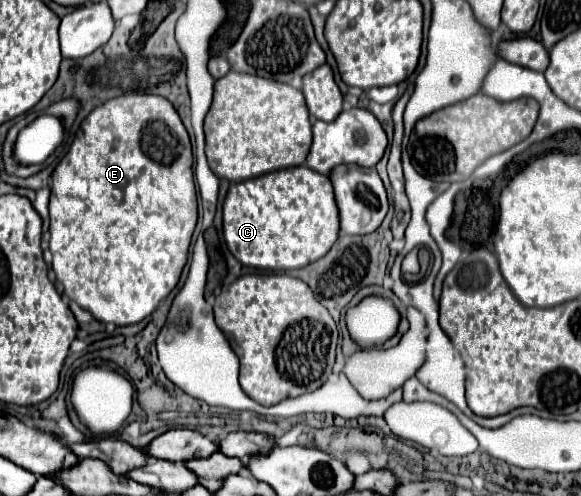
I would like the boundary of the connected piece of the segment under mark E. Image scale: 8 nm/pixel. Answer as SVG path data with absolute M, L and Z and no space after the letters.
M123 94L123 96L111 98L109 102L89 112L89 116L81 122L69 152L63 156L63 160L57 164L51 176L51 200L49 200L49 234L51 234L49 250L53 254L51 268L55 272L57 282L63 284L67 298L77 302L83 310L91 312L93 318L99 322L113 322L117 326L141 322L177 286L181 270L187 262L187 250L189 250L195 224L197 224L197 196L195 196L195 184L193 184L191 142L181 118L177 116L169 100L153 94Z

